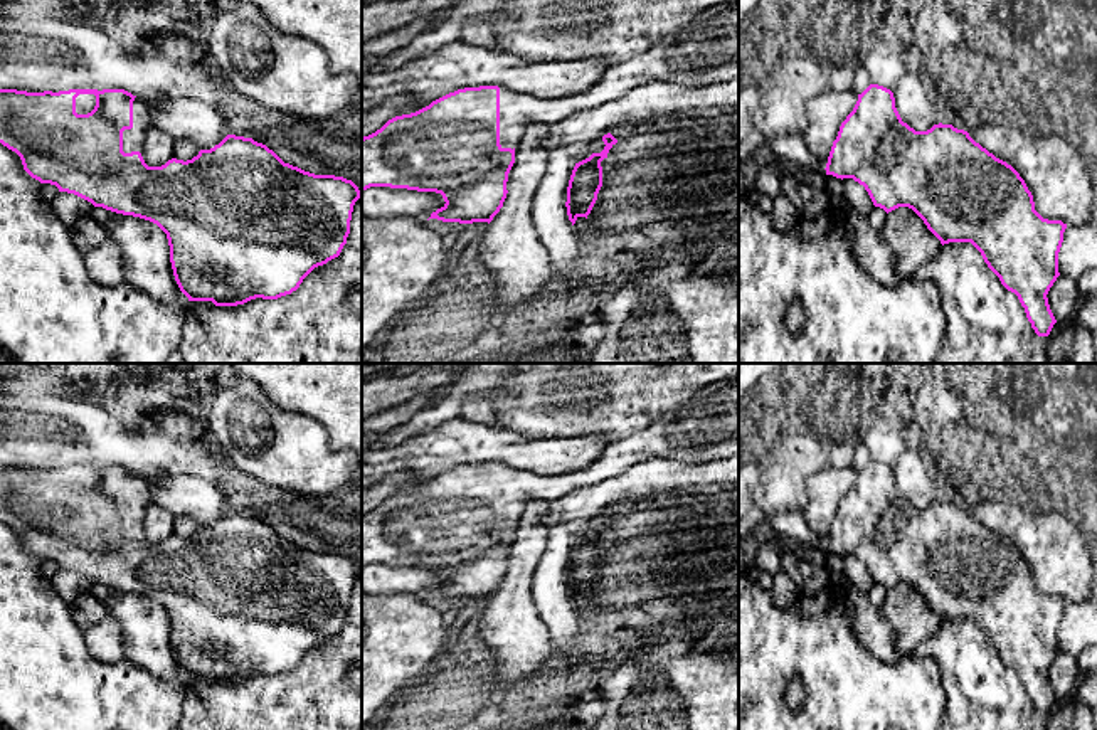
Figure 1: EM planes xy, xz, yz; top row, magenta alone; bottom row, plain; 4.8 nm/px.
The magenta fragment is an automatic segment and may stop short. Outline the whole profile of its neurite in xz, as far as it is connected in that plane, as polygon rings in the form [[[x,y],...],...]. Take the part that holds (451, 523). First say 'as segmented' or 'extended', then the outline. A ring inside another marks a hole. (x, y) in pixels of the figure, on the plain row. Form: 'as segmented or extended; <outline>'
extended; [[[739,372],[702,389],[686,405],[658,417],[646,429],[611,442],[601,458],[589,468],[559,476],[540,476],[523,469],[513,469],[498,463],[464,464],[449,469],[429,483],[389,496],[380,506],[362,515],[362,569],[370,563],[407,565],[417,569],[436,569],[444,575],[444,582],[429,595],[443,599],[491,599],[506,575],[508,550],[515,540],[518,523],[527,501],[554,501],[565,493],[584,486],[594,486],[607,478],[614,478],[634,464],[670,458],[681,463],[708,463],[715,458],[732,458],[739,454]]]

